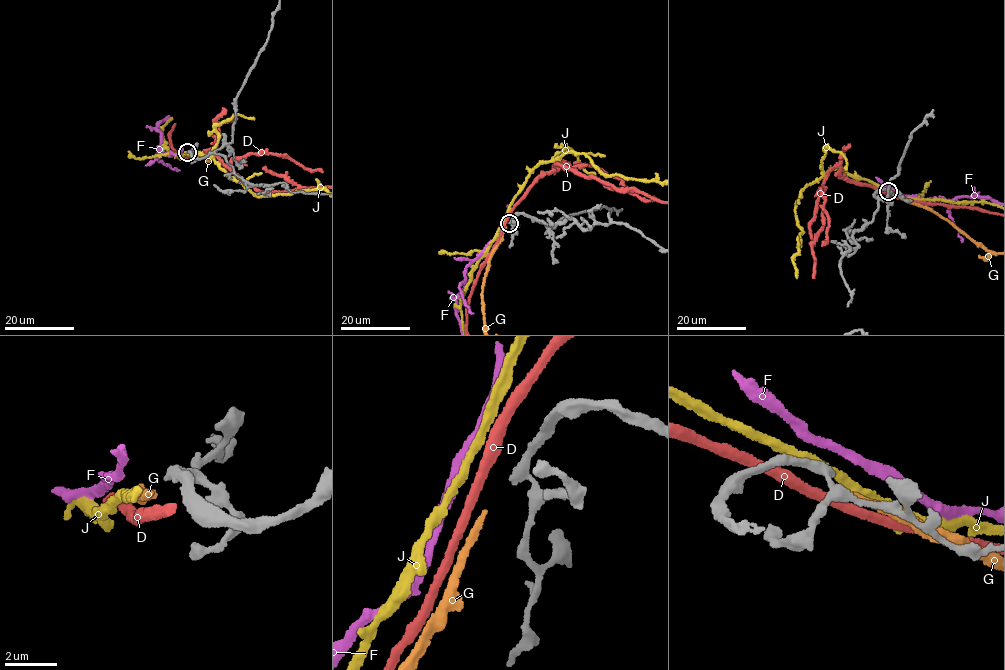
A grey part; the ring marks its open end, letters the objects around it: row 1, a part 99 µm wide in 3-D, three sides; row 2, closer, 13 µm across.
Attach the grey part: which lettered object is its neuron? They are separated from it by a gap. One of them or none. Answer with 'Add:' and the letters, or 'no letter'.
Add: G

